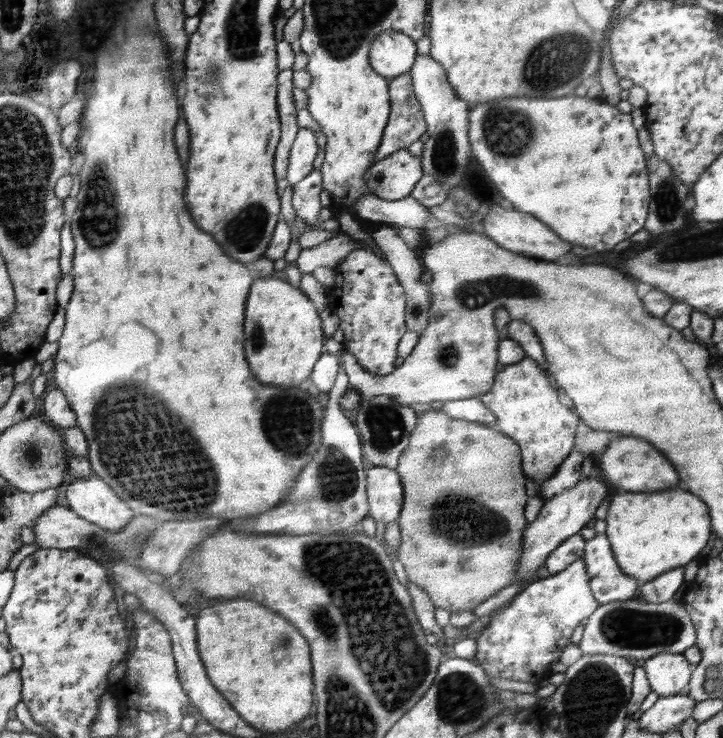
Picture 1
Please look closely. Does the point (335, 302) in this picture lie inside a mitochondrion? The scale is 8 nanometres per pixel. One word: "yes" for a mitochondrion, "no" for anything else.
no

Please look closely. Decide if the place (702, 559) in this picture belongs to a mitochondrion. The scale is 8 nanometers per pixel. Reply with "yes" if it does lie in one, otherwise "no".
no

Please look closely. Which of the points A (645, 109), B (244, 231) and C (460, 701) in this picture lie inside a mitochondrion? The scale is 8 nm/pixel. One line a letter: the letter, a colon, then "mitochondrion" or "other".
A: other
B: mitochondrion
C: mitochondrion

